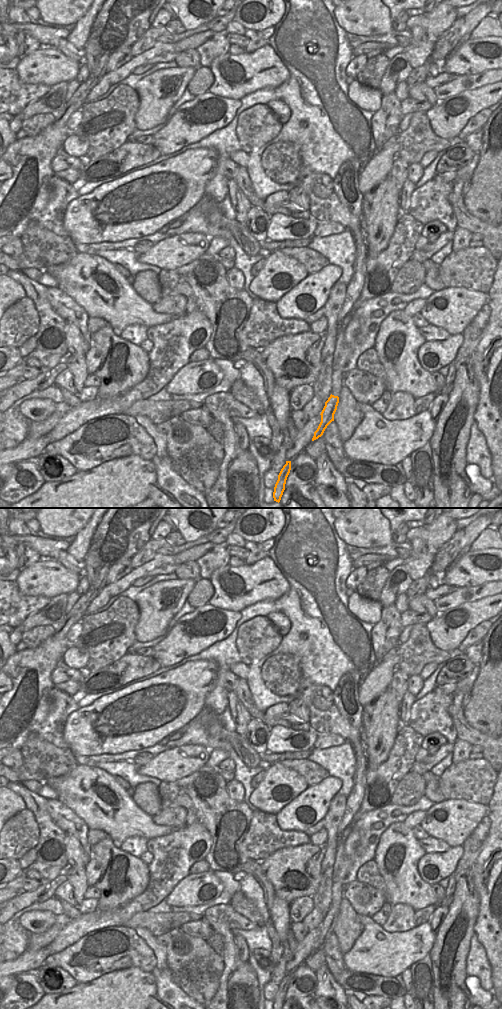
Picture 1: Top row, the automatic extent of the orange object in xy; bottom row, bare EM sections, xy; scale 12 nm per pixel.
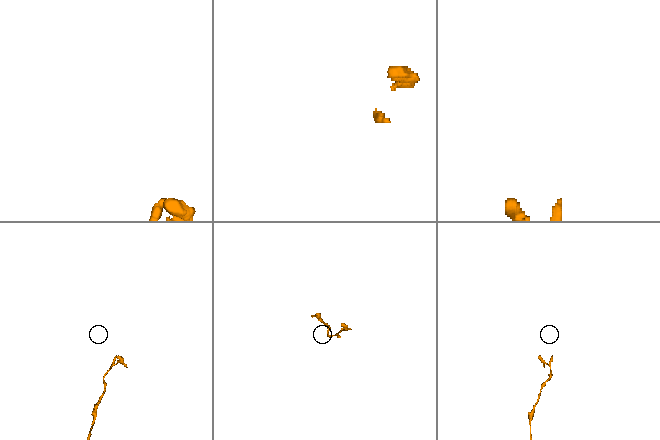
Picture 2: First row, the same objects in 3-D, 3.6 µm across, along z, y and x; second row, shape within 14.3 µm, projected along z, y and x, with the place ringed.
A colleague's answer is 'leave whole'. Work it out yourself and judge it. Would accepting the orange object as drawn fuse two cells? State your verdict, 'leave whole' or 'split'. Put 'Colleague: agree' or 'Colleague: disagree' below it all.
split
Colleague: disagree

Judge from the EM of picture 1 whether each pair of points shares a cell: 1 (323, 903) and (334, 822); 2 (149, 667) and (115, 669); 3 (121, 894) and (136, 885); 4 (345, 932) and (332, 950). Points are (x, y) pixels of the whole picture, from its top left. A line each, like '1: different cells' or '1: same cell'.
1: same cell
2: same cell
3: same cell
4: different cells

